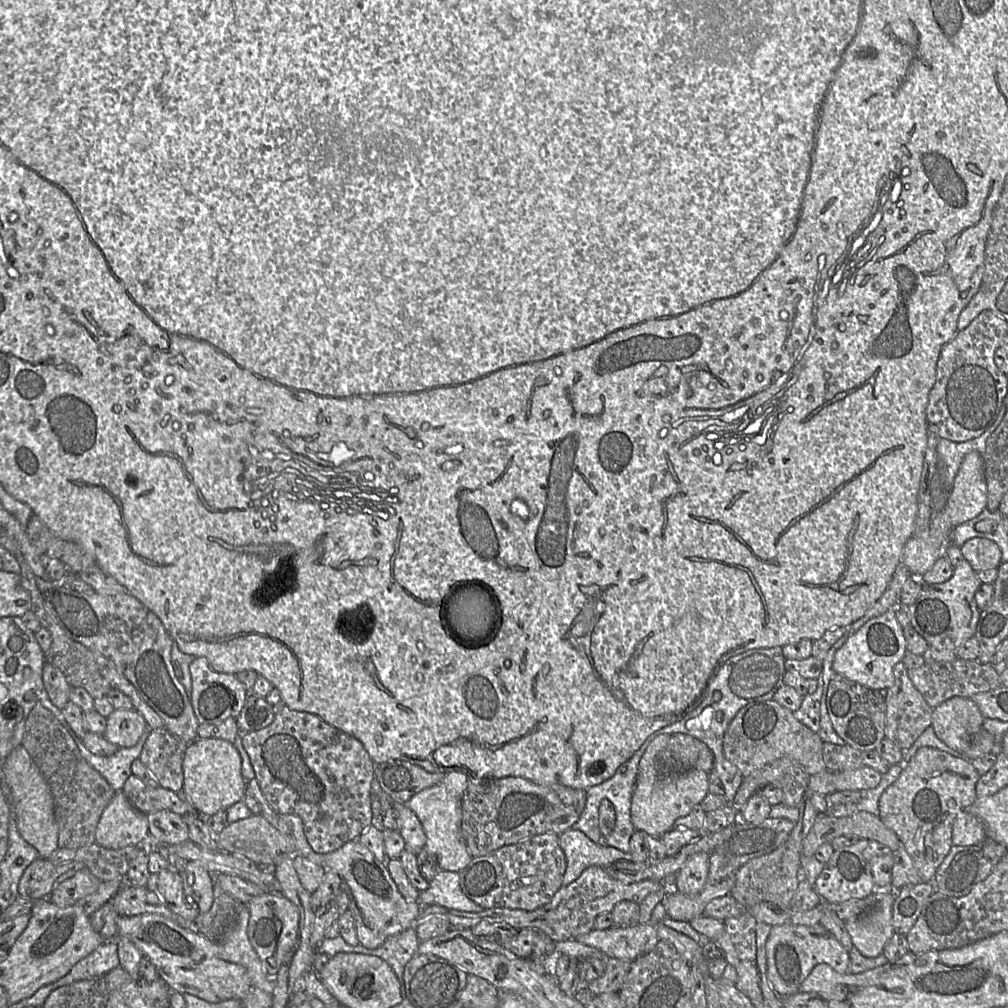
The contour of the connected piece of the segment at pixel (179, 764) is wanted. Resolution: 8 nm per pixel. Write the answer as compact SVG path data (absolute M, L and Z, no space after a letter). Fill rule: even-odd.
M166 728L153 729L139 759L161 787L181 792L184 783L183 761L188 745Z

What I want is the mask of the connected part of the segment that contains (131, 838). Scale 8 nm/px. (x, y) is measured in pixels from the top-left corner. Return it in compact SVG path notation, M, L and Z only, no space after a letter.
M123 791L116 792L97 826L96 843L115 850L152 843L148 815L135 808Z

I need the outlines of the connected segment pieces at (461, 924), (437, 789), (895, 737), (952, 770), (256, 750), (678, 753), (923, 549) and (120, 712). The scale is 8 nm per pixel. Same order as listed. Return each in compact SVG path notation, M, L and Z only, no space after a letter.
M591 866L585 869L575 881L567 886L562 886L546 905L533 911L513 910L507 908L483 909L480 912L463 912L448 909L440 905L420 906L418 920L426 919L438 914L447 917L453 928L471 928L481 922L506 922L510 926L521 930L532 928L543 932L553 942L576 940L579 936L587 934L594 928L598 915L611 913L614 906L621 901L641 903L649 894L660 889L673 890L676 883L676 874L671 874L661 881L644 880L630 884L609 876L602 868Z
M447 772L440 783L418 792L406 803L421 822L426 835L424 847L436 856L441 870L459 873L472 860L460 830L461 802L467 782L468 776L465 773Z
M903 662L894 666L893 674L894 684L885 693L885 738L902 751L906 751L925 729L931 726L933 708L927 704L921 693L913 685Z
M921 747L903 765L899 777L882 793L878 803L878 816L897 835L923 882L936 880L936 870L952 846L953 821L960 811L968 810L976 800L975 786L979 777L971 760L964 756L955 756L932 747Z
M285 705L270 725L246 733L242 745L268 802L278 812L302 819L306 839L316 853L339 849L373 824L371 784L375 763L353 736L314 714Z
M683 733L670 735L665 749L657 756L659 773L697 769L710 773L714 768L714 755L699 739Z
M972 451L966 454L962 460L945 507L939 512L932 510L927 536L911 537L903 548L901 563L907 567L912 577L919 579L933 567L938 558L945 556L946 550L951 546L949 539L951 531L956 526L978 516L985 508L987 508L987 487L983 460L979 452Z
M115 709L107 717L104 737L119 748L134 747L147 729L144 717L135 709Z

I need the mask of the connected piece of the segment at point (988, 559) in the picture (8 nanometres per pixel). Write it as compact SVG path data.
M972 538L961 547L963 558L977 573L982 570L997 568L1001 564L1001 550L992 540Z

